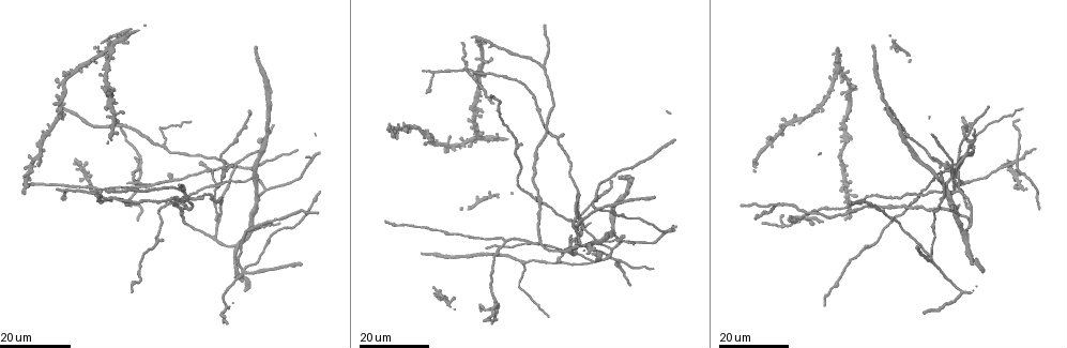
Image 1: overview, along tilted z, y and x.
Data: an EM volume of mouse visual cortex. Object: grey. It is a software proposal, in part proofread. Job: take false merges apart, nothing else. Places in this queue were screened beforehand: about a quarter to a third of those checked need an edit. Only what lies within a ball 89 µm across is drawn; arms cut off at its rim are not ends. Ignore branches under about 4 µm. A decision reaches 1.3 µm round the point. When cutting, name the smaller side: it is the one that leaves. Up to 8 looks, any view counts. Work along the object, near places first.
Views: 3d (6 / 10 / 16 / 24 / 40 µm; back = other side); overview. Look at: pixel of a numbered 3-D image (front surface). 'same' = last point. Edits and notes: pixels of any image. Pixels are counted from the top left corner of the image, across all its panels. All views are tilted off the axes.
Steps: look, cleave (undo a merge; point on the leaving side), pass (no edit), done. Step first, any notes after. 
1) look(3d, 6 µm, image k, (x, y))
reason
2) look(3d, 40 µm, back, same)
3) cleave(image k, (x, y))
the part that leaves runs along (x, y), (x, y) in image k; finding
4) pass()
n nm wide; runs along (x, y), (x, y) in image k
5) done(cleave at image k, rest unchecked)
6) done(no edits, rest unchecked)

look(3d, 16 µm, image 1, (241, 270))

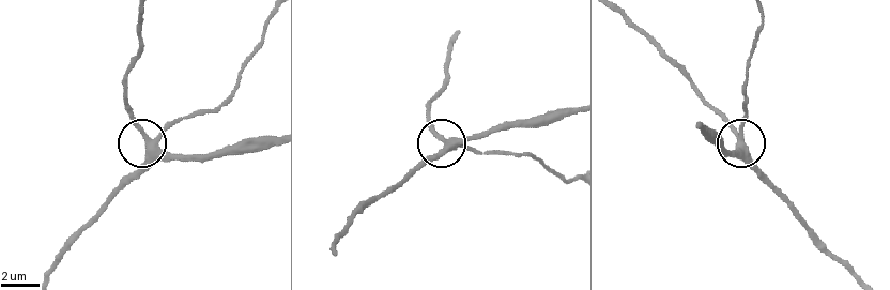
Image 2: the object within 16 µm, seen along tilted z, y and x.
look(3d, 10 µm, image 2, (739, 141))

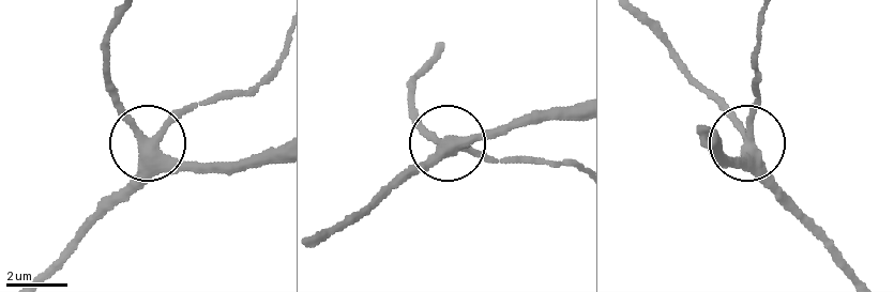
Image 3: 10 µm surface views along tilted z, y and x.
pass()
330 nm wide; all the same cell

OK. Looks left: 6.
look(3d, 16 µm, image 1, (140, 170))
four or more arms meet

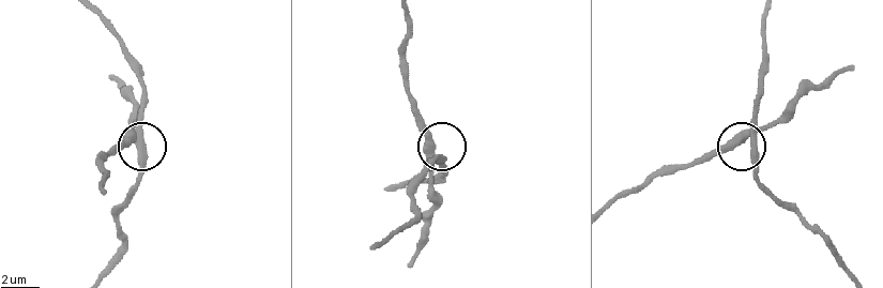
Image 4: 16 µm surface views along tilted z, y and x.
look(3d, 10 µm, image 4, (752, 137))

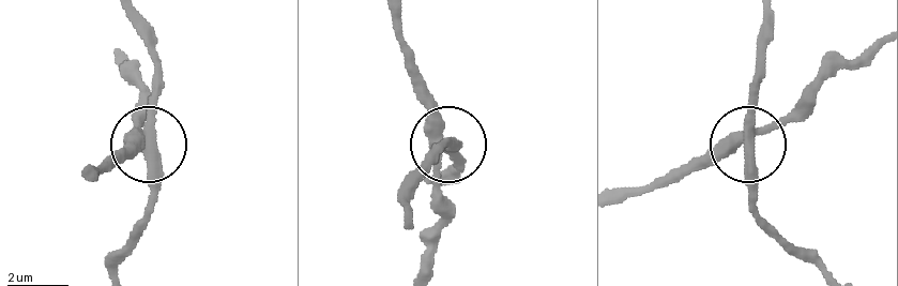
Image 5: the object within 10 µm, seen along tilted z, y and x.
cleave(image 5, (156, 180))
side arm 17 µm; two cells meet here

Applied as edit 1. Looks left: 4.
look(3d, 16 µm, image 1, (968, 208))
a fork

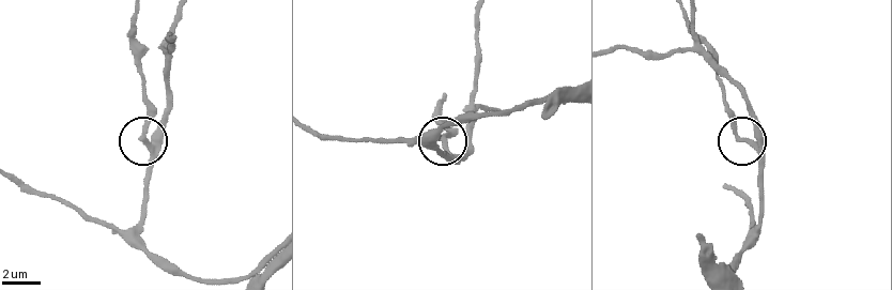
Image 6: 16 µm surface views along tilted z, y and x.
look(3d, 10 µm, image 6, (752, 141))

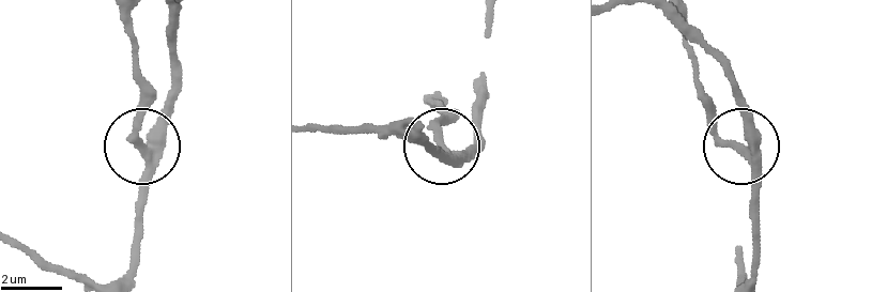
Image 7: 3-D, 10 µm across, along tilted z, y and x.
look(3d, 6 µm, image 7, (139, 147))

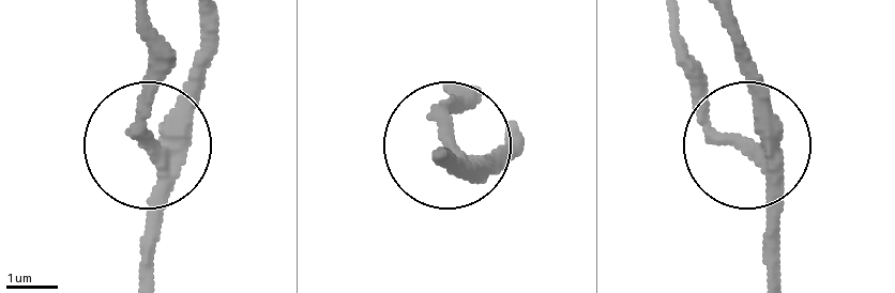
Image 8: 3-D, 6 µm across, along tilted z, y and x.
pass()
side arm 102 µm; runs along (773, 271), (748, 51) in image 8; one cell here

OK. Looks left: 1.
done(cleave at image 5, rest unchecked)

